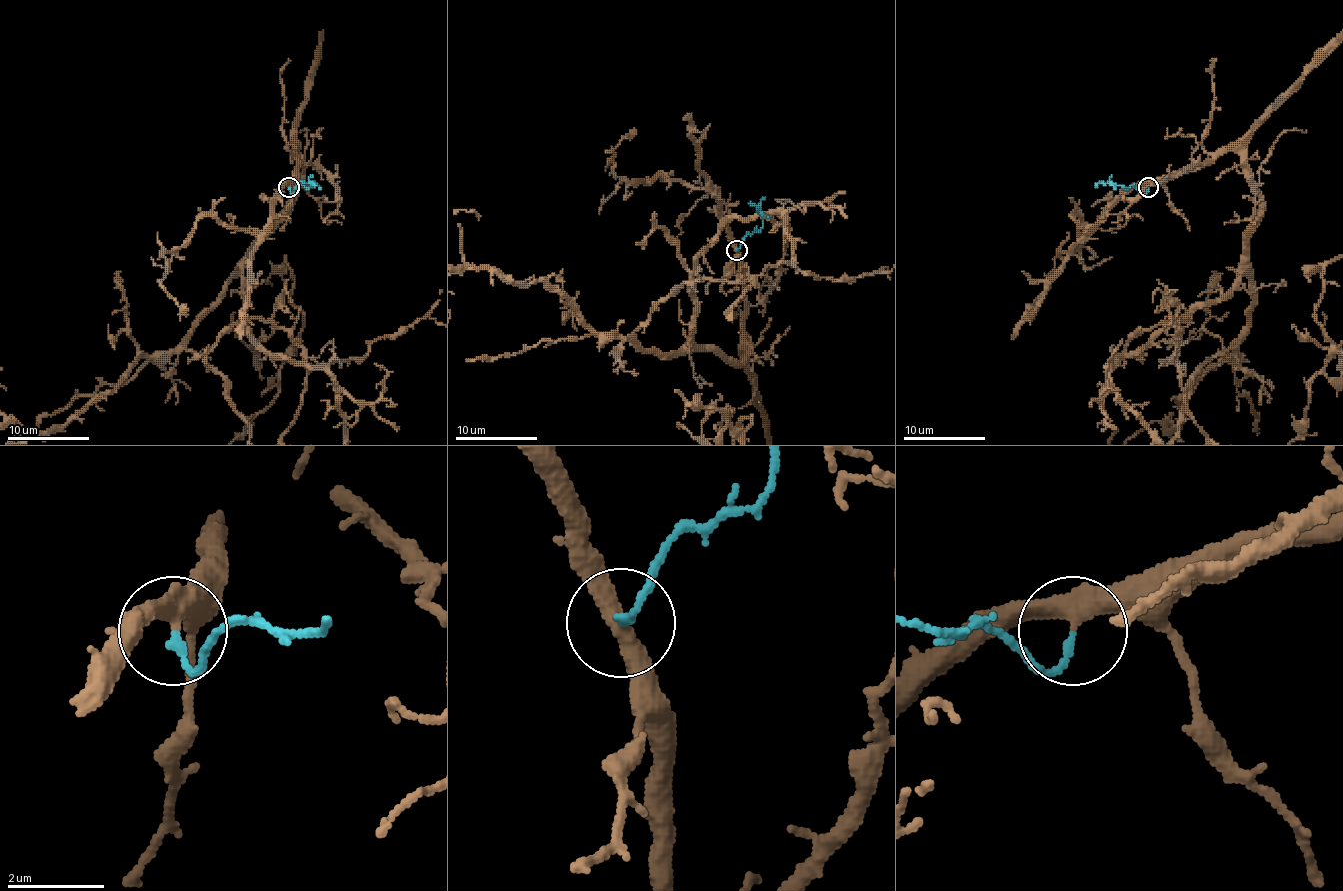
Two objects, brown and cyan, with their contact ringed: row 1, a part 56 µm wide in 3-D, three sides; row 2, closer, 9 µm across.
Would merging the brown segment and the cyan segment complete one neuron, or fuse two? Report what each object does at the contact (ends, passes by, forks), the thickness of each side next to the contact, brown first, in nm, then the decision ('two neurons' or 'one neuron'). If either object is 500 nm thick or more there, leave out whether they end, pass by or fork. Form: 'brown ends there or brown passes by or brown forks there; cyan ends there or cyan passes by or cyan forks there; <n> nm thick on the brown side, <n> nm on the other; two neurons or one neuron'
brown passes by; cyan ends there; 360 nm thick on the brown side, 160 nm on the other; one neuron

